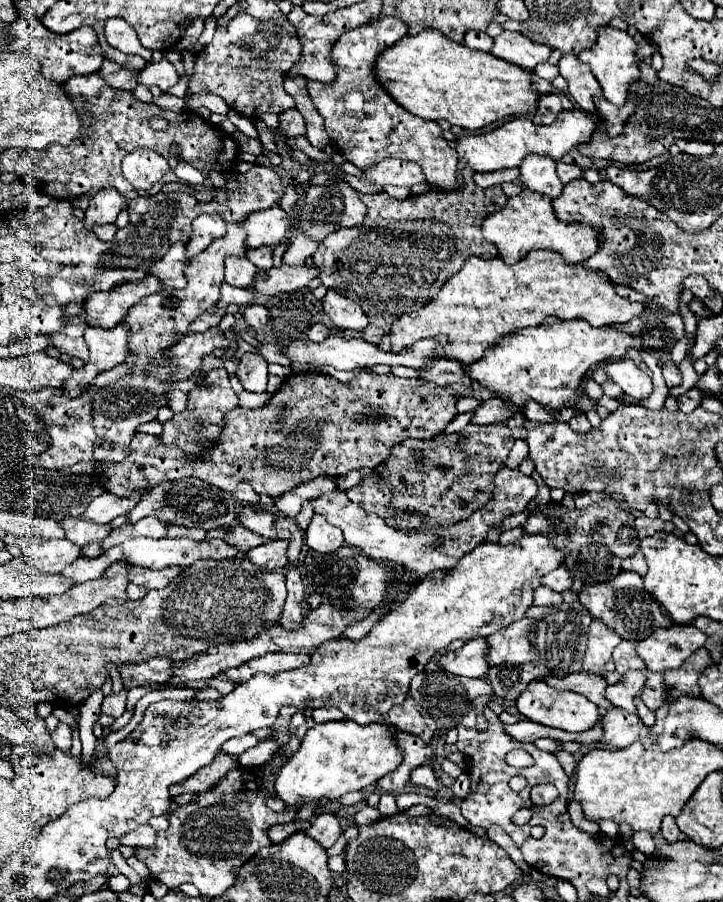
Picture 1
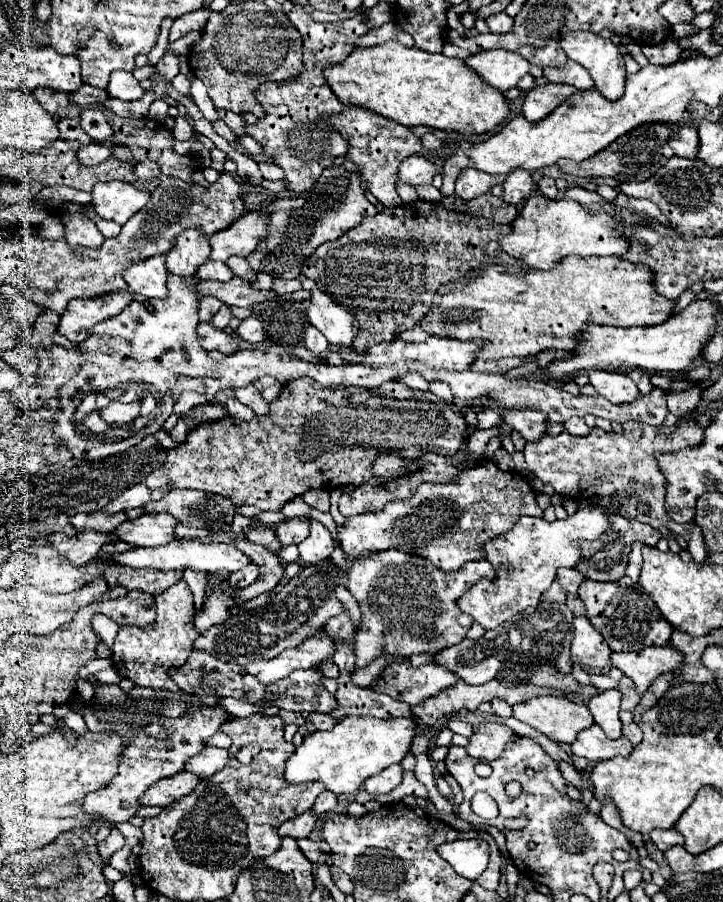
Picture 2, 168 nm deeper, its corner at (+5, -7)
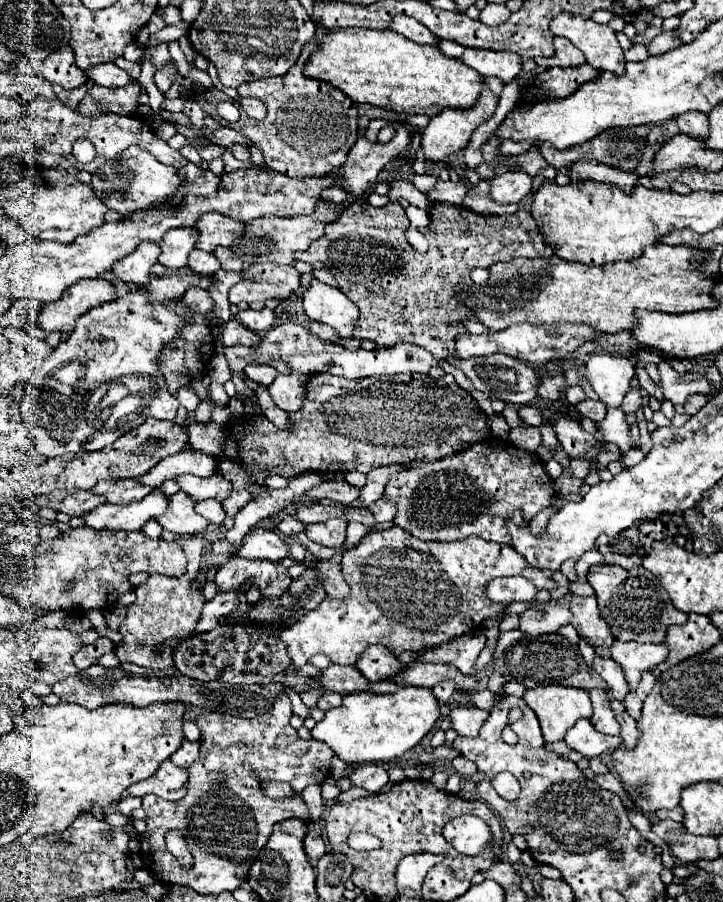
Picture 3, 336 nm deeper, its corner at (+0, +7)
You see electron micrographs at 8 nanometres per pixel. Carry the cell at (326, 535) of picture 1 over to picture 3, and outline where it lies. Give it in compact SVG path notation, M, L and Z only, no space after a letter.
M334 518L334 520L328 520L328 522L318 522L318 524L306 526L306 534L316 544L340 548L346 540L346 526L348 524L344 520Z

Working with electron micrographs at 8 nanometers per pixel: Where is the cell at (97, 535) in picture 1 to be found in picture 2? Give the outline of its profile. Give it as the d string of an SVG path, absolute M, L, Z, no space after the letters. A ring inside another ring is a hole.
M103 510L99 512L93 512L93 514L87 514L85 518L81 518L81 514L73 516L73 526L77 532L83 532L85 528L93 528L97 532L113 532L119 524L123 524L127 520L127 514L125 512L117 512L117 514L107 514ZM83 520L83 522L81 522Z

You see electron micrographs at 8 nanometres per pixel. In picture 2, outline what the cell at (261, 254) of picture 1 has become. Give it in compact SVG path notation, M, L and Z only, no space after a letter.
M231 258L231 260L227 260L225 264L227 264L229 270L231 270L237 278L241 278L241 280L251 282L251 278L255 276L255 272L245 264L245 258Z

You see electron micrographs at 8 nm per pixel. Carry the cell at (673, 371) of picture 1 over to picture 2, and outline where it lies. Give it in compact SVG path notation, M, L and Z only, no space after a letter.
M691 388L691 390L685 390L685 392L671 392L669 398L667 398L667 404L669 404L669 412L675 414L677 418L689 414L689 412L695 412L697 410L697 404L699 404L699 388Z

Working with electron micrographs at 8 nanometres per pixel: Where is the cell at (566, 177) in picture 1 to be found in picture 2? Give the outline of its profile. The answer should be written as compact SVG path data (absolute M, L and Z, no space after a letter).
M543 176L543 178L539 180L539 192L541 192L543 196L547 196L547 198L557 198L557 194L559 194L559 190L557 190L557 186L555 186L555 180L553 180L553 178L547 178L547 176Z

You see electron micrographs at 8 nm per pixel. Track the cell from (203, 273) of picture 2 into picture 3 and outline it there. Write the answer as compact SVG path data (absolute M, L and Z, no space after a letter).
M192 250L188 256L188 266L198 272L198 274L214 274L220 270L220 262L214 252L204 252L204 250Z

